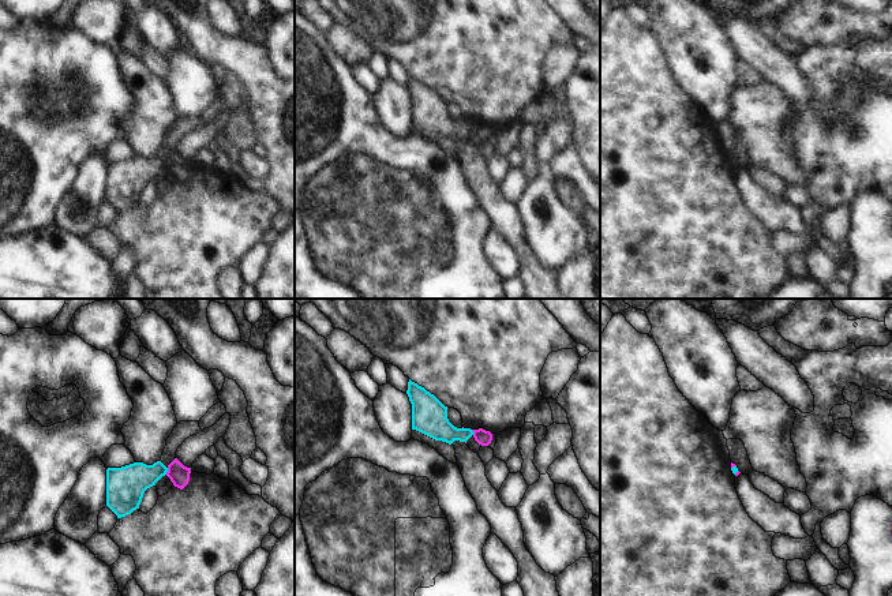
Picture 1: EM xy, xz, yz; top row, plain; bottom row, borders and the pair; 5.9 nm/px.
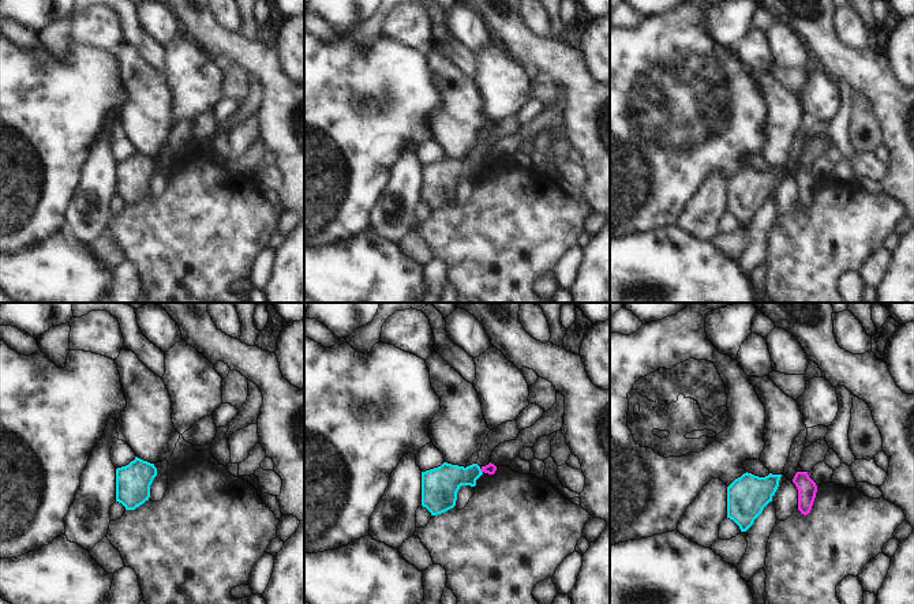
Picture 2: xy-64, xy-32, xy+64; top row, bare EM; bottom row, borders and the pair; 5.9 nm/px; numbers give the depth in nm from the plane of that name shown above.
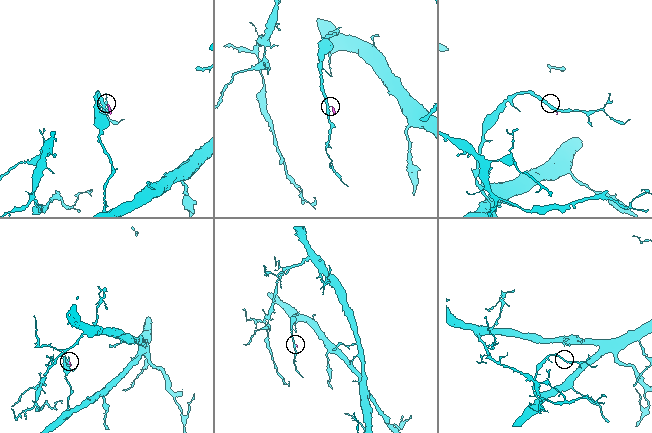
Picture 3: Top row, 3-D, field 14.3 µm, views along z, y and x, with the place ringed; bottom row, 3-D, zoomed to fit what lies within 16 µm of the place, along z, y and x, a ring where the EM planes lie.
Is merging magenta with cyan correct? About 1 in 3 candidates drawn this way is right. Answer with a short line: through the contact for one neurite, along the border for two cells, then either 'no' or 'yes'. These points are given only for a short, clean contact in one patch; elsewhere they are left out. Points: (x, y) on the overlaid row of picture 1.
line xy (168, 468), (165, 473); no

